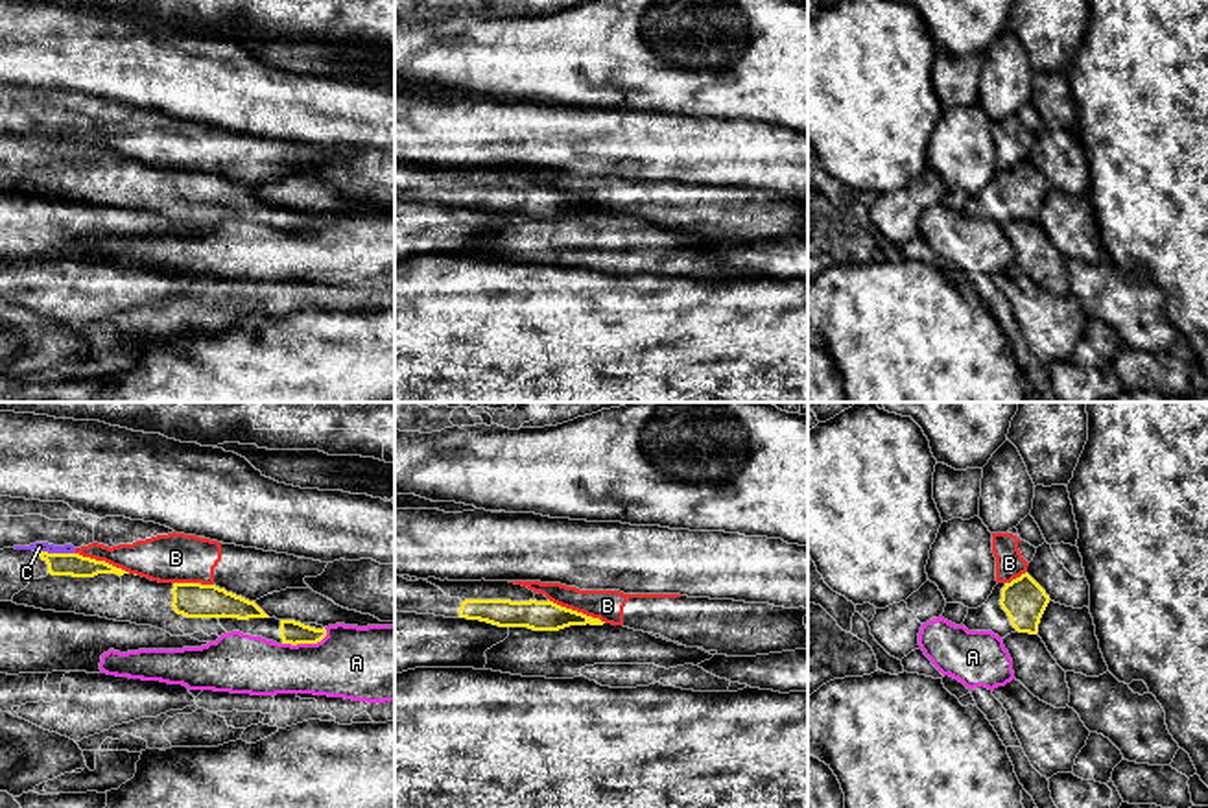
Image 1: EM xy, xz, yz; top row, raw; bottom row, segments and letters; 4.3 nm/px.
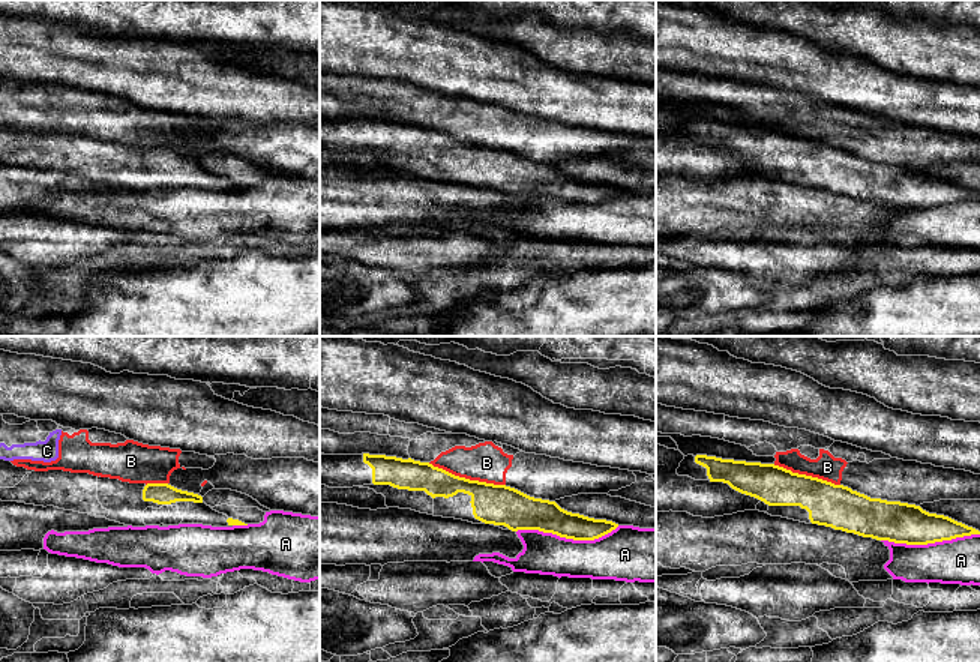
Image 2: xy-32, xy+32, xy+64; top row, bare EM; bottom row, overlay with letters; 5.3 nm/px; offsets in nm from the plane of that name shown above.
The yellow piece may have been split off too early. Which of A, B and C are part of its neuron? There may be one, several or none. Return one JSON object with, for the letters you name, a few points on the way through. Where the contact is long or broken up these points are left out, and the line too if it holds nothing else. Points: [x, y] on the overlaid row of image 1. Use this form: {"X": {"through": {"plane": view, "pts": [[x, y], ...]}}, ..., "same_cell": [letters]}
{"same_cell": []}

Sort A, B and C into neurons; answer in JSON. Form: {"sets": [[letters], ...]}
{"sets": [["A"], ["B", "C"]]}

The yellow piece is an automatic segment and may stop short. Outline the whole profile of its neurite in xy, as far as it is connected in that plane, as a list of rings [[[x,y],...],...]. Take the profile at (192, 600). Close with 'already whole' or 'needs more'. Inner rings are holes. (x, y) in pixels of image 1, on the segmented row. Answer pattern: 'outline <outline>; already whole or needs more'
outline [[[0,550],[0,601],[151,625],[199,642],[232,631],[291,646],[326,636],[325,627],[269,618],[216,585],[159,583],[79,553]]]; needs more

